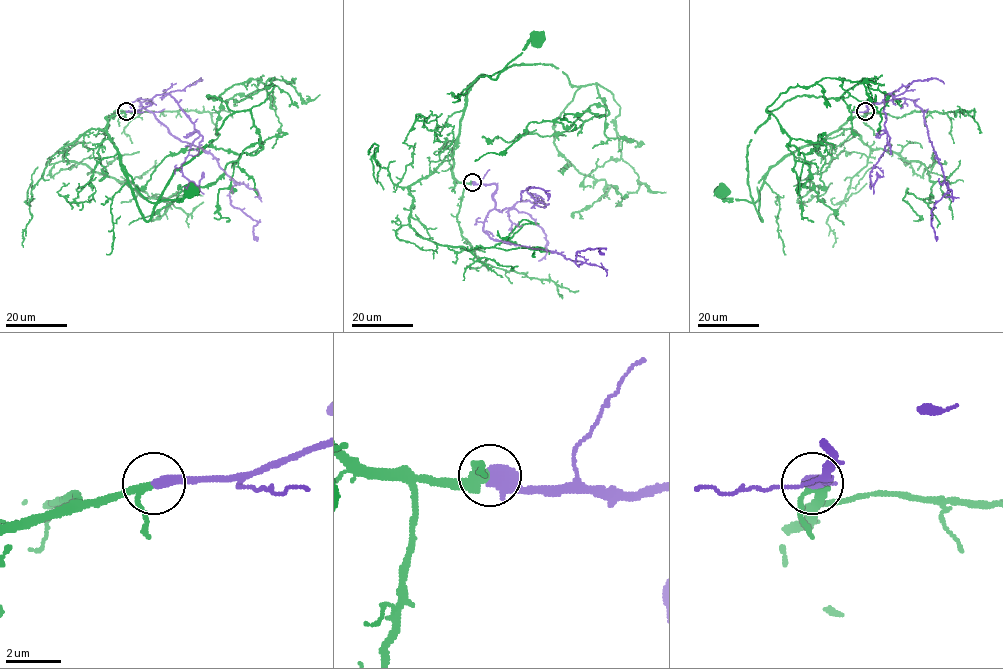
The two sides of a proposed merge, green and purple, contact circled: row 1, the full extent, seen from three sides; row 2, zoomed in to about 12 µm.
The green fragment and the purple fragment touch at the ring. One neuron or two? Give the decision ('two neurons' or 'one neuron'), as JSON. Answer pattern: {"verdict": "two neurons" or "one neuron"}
{"verdict": "one neuron"}

